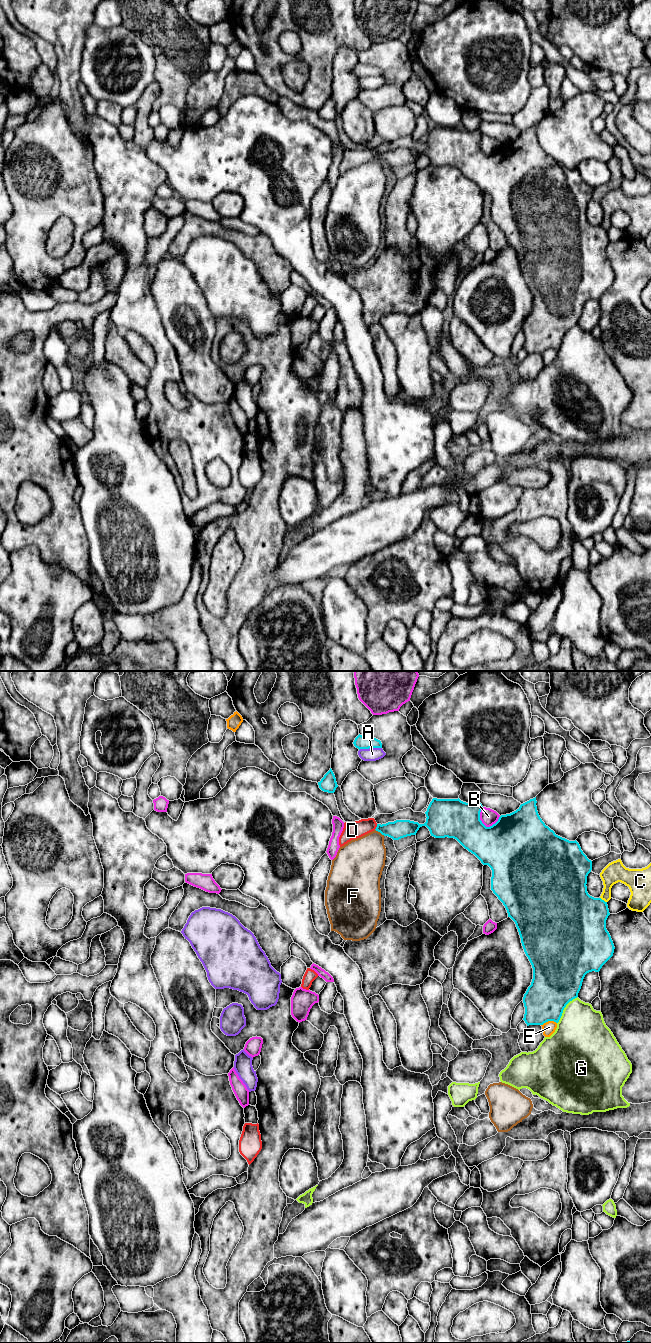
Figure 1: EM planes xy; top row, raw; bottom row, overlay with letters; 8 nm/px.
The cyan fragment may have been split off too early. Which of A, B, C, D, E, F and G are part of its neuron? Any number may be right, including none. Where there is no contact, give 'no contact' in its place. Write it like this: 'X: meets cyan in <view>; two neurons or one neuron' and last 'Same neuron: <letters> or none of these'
A: meets cyan in xy; two neurons
B: meets cyan in xy; two neurons
C: meets cyan in xy; two neurons
D: meets cyan in xy; two neurons
E: meets cyan in xy; two neurons
F: meets cyan in xy; two neurons
G: meets cyan in xy; two neurons
Same neuron: none of these

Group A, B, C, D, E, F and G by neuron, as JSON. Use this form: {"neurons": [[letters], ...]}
{"neurons": [["A"], ["B"], ["C"], ["D"], ["E"], ["F"], ["G"]]}

